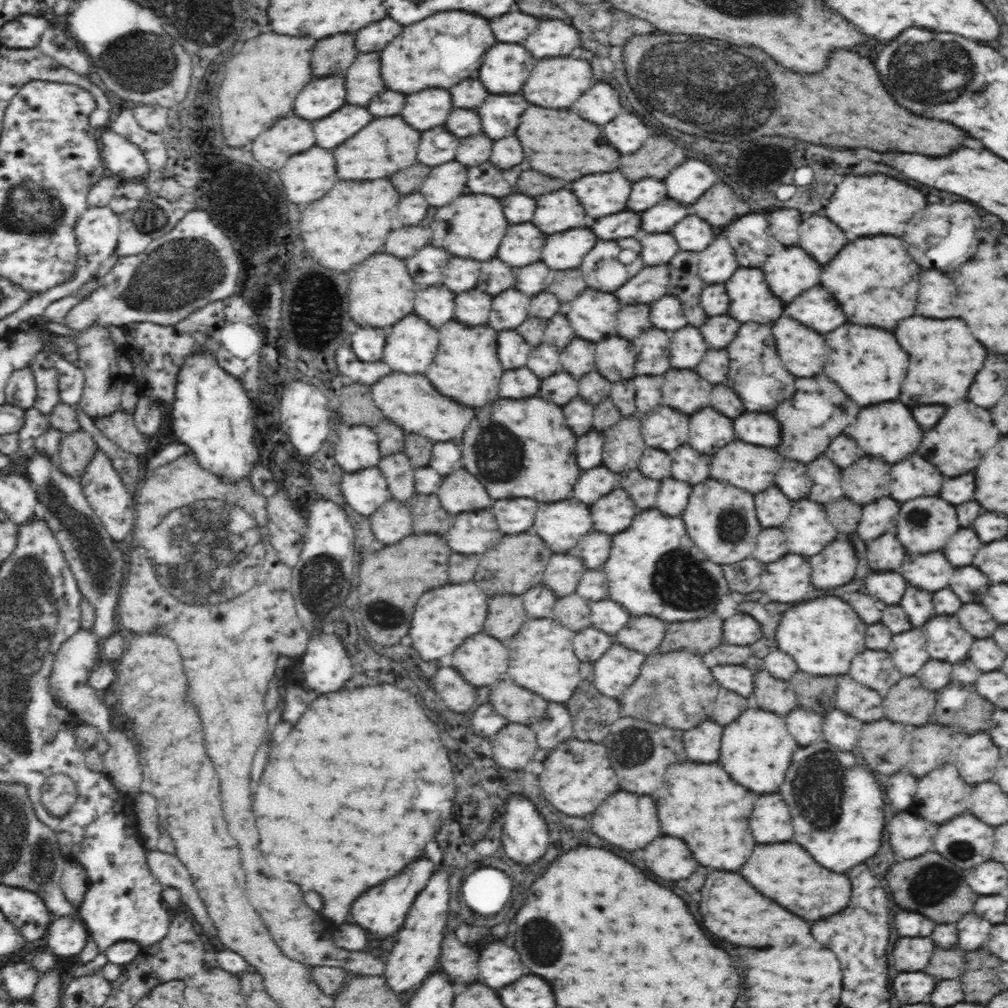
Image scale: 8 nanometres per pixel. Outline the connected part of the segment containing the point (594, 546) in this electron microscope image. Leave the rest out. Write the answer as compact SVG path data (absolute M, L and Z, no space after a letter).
M590 532L586 534L586 538L582 538L582 542L578 542L574 550L570 550L570 554L578 556L586 568L598 568L608 560L612 548L610 542L612 542L610 534Z

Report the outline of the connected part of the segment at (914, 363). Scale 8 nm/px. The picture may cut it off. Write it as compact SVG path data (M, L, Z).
M912 316L898 322L896 328L900 328L896 332L898 342L906 346L910 354L910 370L902 384L900 402L914 408L922 404L954 404L954 400L964 400L986 358L986 348L970 334L968 326L958 318L928 320Z

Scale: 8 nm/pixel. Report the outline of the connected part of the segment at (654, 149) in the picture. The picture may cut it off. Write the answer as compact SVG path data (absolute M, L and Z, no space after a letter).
M652 136L644 142L644 146L630 154L620 158L620 172L626 174L630 180L640 178L666 178L672 168L682 164L686 160L680 146L676 146L666 136Z

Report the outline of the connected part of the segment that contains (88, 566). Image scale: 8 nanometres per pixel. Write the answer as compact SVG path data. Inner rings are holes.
M32 450L28 456L26 474L38 495L39 508L36 509L36 516L46 521L46 526L60 543L81 595L94 607L94 633L99 638L110 638L119 629L114 618L125 582L122 553L115 547L113 538L106 532L89 505L82 485L74 477L62 472L56 459L48 457L44 452Z

